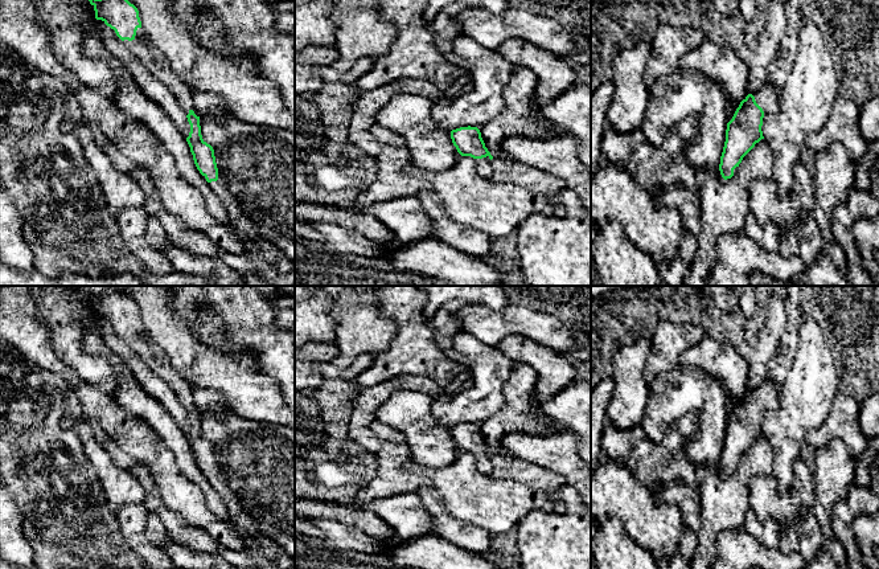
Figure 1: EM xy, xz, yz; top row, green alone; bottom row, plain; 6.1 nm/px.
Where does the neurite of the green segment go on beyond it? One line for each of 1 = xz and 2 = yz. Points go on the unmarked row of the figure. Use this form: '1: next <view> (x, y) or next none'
1: next xz (484, 465)
2: next yz (767, 393)

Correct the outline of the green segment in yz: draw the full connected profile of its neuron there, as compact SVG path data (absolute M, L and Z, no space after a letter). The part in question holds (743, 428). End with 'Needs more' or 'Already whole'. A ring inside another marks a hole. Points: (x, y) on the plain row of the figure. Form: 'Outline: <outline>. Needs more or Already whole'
Outline: M767 378L755 390L748 390L727 419L726 438L720 453L719 467L724 476L738 467L743 454L759 439L763 433L761 422L765 410L779 406L777 389Z. Needs more

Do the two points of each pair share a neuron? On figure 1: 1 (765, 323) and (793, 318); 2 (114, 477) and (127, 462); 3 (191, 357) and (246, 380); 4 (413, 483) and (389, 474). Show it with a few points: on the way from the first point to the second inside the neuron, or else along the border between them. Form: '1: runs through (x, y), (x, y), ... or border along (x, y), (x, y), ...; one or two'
1: border along (784, 299), (787, 327), (781, 335), (779, 350); two
2: border along (101, 445), (118, 466), (130, 471); two
3: runs through (204, 367), (231, 375); one
4: runs through (407, 481), (394, 475); one

